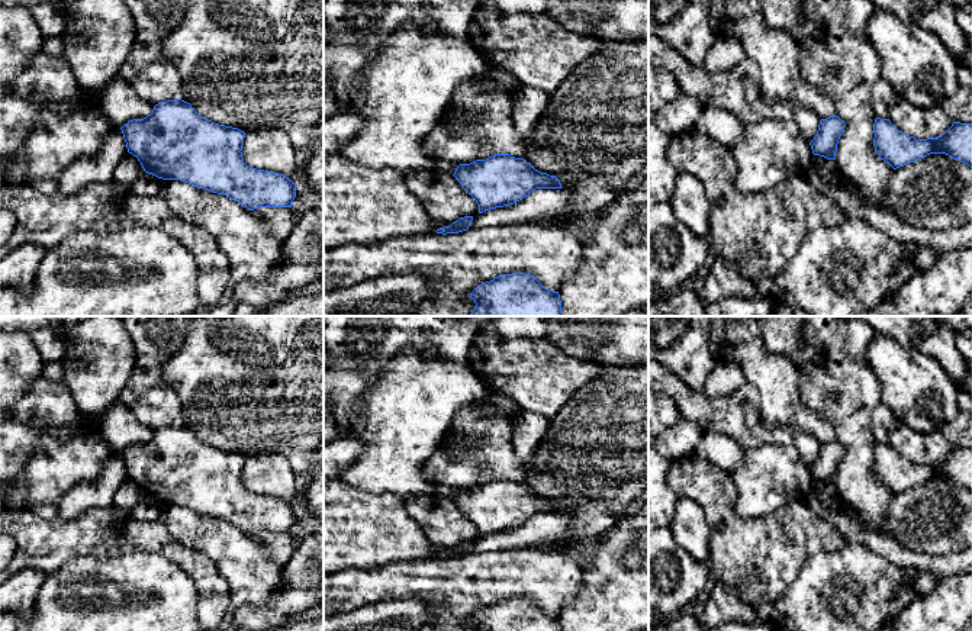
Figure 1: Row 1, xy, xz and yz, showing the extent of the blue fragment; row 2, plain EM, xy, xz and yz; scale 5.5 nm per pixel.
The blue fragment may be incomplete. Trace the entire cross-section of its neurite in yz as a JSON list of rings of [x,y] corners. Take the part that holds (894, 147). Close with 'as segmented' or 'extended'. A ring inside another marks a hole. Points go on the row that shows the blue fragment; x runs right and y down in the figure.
[[[876,117],[873,147],[894,170],[930,154],[946,154],[972,168],[972,123],[953,122],[939,138],[917,139],[905,135],[889,119]]]; as segmented

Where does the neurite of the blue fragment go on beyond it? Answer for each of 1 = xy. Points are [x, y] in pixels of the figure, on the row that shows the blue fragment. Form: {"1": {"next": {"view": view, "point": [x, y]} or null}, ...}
{"1": {"next": null}}

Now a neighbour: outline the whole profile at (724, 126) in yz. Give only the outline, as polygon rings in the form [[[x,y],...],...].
[[[705,107],[699,120],[689,131],[711,135],[731,149],[744,129],[746,123],[736,115],[717,107]]]

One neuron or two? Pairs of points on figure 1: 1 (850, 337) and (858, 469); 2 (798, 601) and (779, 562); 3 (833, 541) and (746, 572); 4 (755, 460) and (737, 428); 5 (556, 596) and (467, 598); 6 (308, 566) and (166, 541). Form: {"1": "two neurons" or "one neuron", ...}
{"1": "one neuron", "2": "two neurons", "3": "one neuron", "4": "two neurons", "5": "one neuron", "6": "two neurons"}

